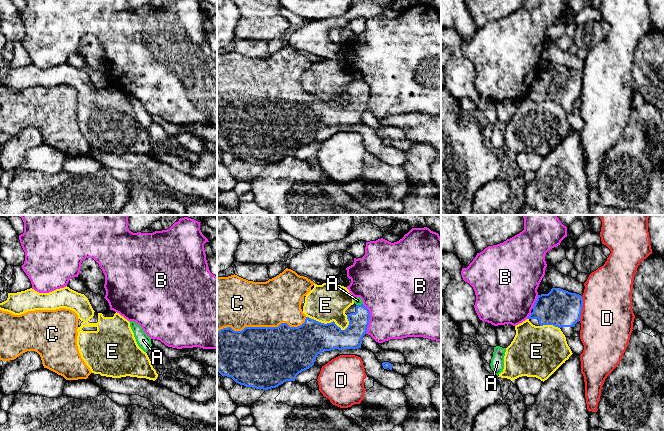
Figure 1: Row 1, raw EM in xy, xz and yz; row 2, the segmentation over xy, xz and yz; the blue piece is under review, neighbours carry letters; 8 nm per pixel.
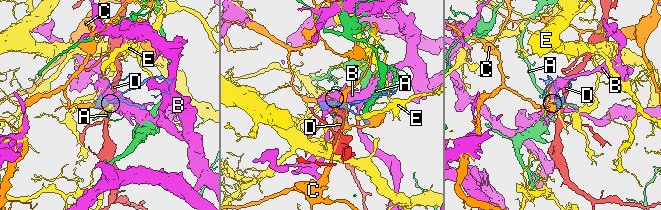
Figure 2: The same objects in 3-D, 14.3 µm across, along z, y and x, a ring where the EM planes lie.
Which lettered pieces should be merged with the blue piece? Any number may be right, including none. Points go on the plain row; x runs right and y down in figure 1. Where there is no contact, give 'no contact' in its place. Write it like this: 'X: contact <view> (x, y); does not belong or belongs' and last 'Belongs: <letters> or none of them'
A: contact xz (359, 81); does not belong
B: contact xz (369, 95); does not belong
C: contact xz (262, 103); belongs
D: contact yz (581, 84); does not belong
E: contact xz (328, 99); does not belong
Belongs: C

